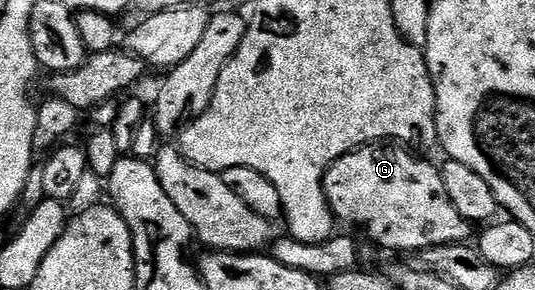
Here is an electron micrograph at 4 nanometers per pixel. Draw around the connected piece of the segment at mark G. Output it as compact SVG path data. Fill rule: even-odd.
M376 142L362 144L360 148L337 158L337 162L328 166L327 173L323 176L327 205L331 207L336 221L343 223L344 220L347 224L364 228L373 243L380 244L391 252L418 254L429 248L470 241L473 225L471 221L461 218L461 214L457 214L457 206L449 202L449 190L445 190L440 165L430 164L419 156L422 155L399 142Z

